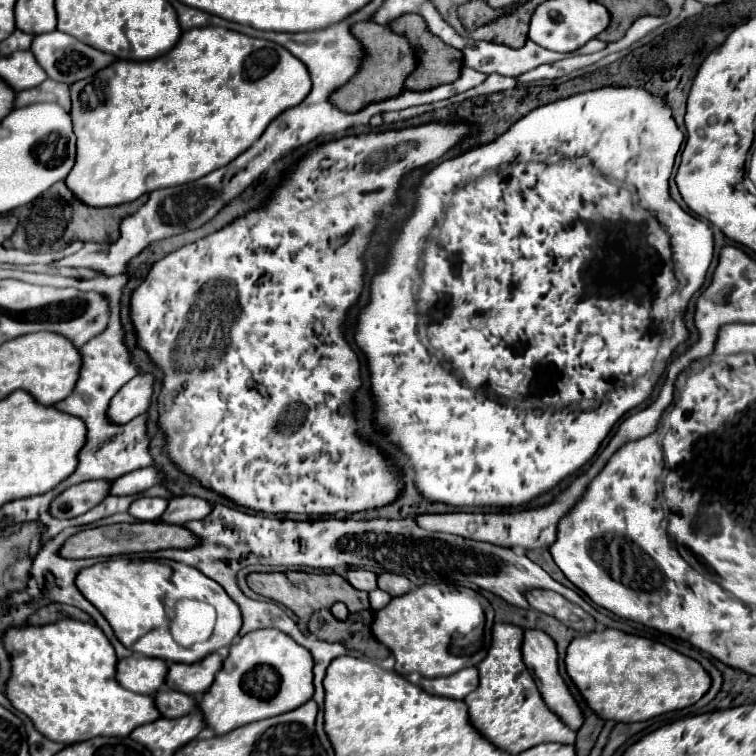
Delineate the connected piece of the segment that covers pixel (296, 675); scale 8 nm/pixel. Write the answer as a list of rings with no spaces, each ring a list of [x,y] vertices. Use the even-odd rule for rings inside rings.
[[[265,628],[245,634],[231,644],[229,656],[199,702],[199,708],[203,710],[207,726],[215,730],[215,734],[227,734],[233,728],[299,708],[313,698],[313,690],[311,652],[283,632]]]

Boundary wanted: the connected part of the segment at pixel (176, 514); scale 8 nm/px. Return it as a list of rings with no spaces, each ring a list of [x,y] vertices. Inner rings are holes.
[[[175,496],[169,500],[169,506],[165,510],[165,514],[161,516],[163,522],[167,524],[187,524],[191,520],[201,520],[209,514],[209,510],[213,510],[213,506],[197,496]]]

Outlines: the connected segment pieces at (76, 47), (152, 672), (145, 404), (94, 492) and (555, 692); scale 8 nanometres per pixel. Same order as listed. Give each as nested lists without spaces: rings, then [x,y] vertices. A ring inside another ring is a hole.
[[[59,30],[35,36],[33,44],[31,44],[31,52],[37,56],[37,62],[41,64],[41,68],[45,68],[45,72],[49,72],[49,78],[55,82],[63,82],[63,84],[75,84],[77,80],[85,80],[85,78],[93,76],[93,72],[99,72],[101,68],[105,68],[105,66],[113,64],[113,60],[117,60],[115,56],[95,50]]]
[[[129,656],[117,664],[117,680],[123,688],[153,696],[165,684],[169,664],[159,658],[147,656]]]
[[[137,374],[129,384],[117,392],[117,396],[111,400],[109,406],[109,420],[115,424],[125,424],[133,420],[135,416],[147,412],[151,400],[153,400],[153,390],[155,388],[155,378],[153,374]]]
[[[89,480],[77,486],[71,486],[63,494],[59,494],[53,504],[51,512],[55,518],[75,518],[91,508],[95,508],[107,494],[109,494],[111,480]]]
[[[525,630],[525,638],[523,638],[523,660],[529,668],[529,672],[533,674],[537,688],[545,700],[545,704],[549,706],[551,712],[555,712],[569,728],[573,728],[575,732],[583,726],[583,710],[579,706],[579,702],[575,700],[575,696],[571,694],[569,686],[565,684],[565,680],[559,674],[559,654],[555,648],[555,642],[541,630]]]

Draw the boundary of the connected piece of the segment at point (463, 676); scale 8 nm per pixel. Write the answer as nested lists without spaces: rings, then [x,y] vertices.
[[[463,668],[461,672],[445,678],[421,678],[419,686],[437,696],[447,696],[447,698],[457,698],[463,700],[469,692],[473,692],[479,686],[477,678],[477,668]]]

